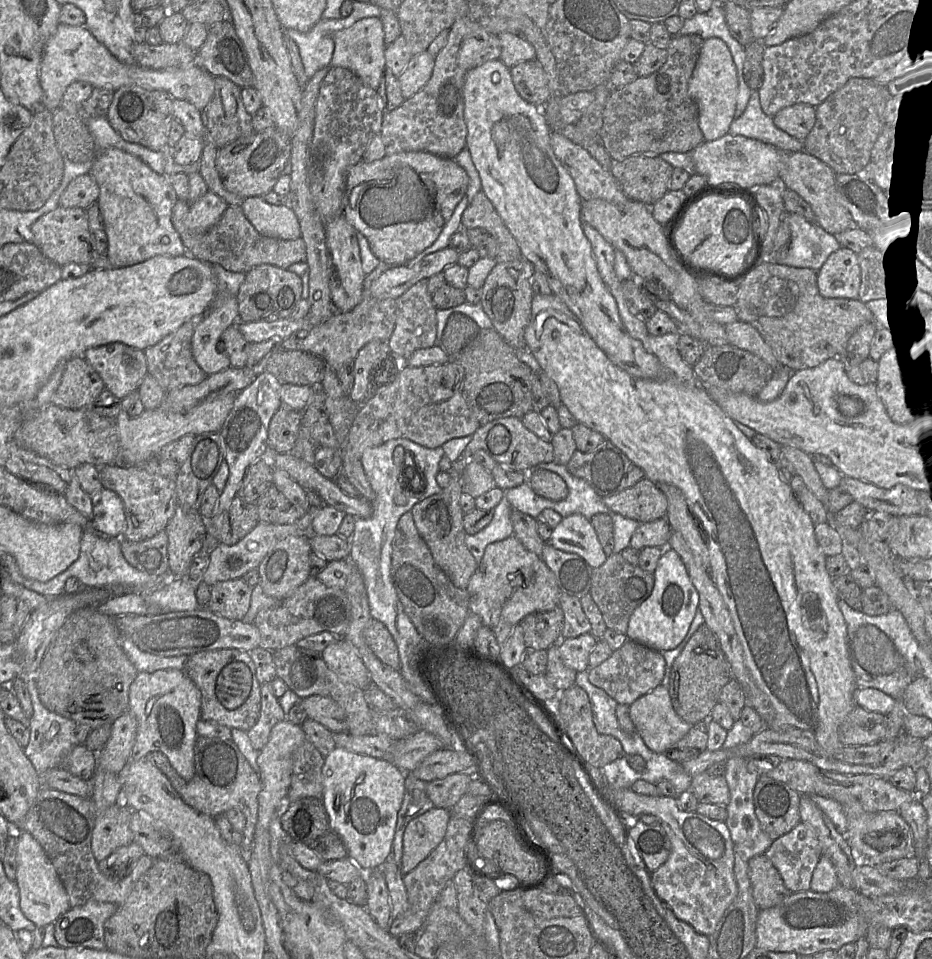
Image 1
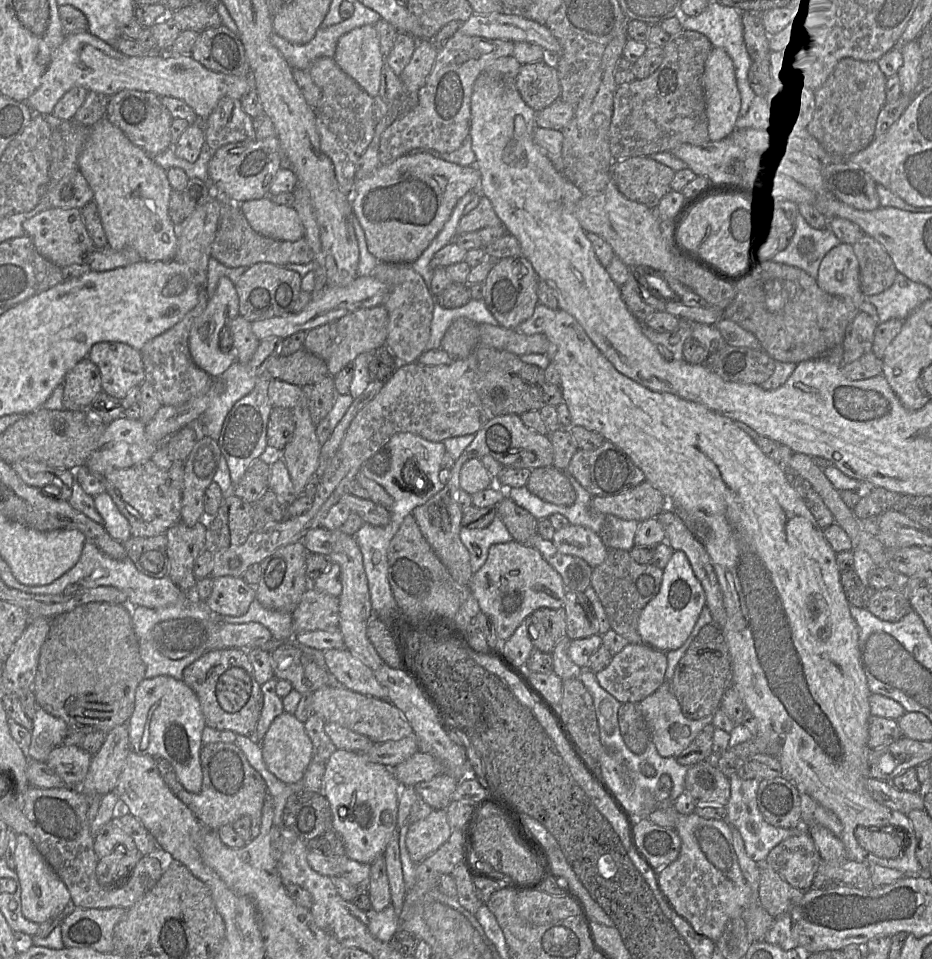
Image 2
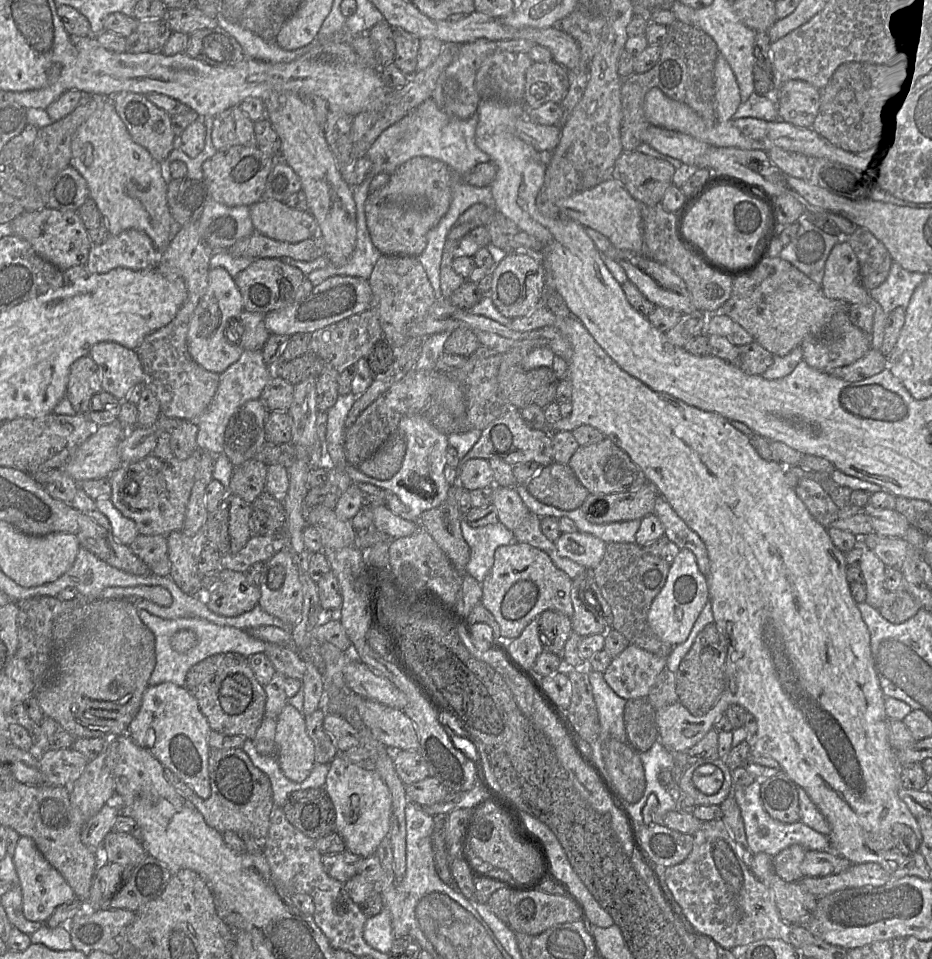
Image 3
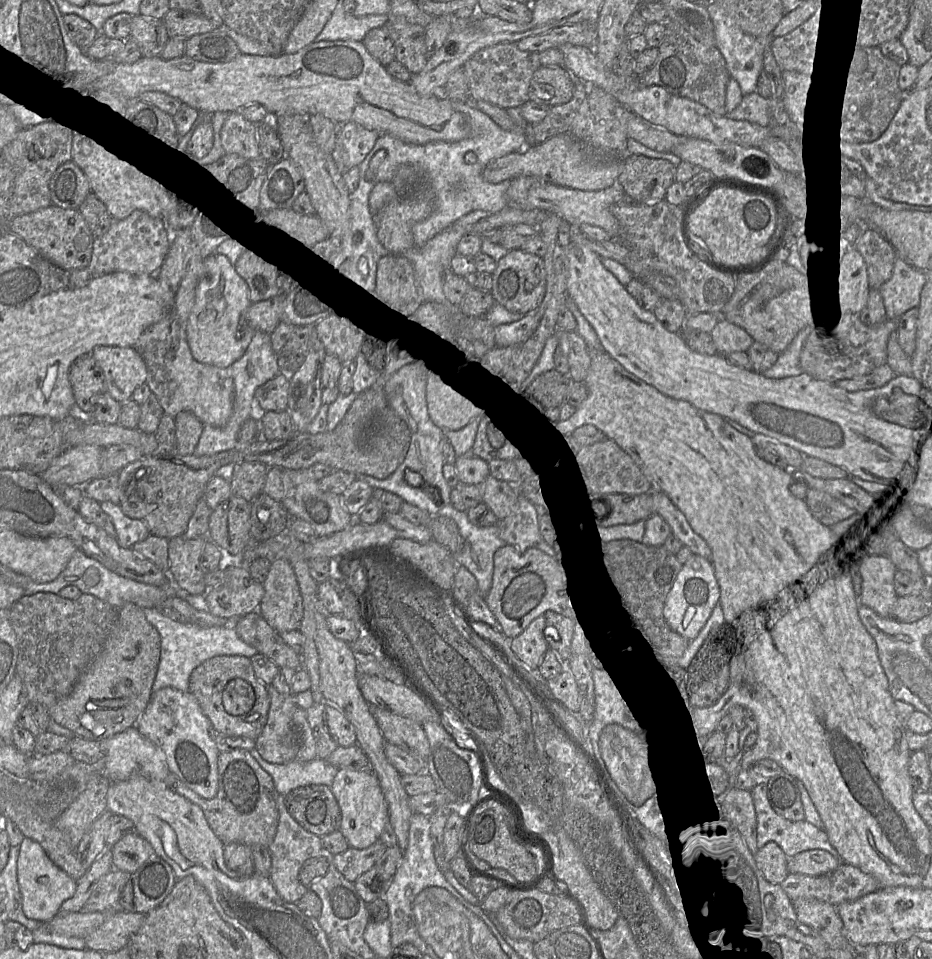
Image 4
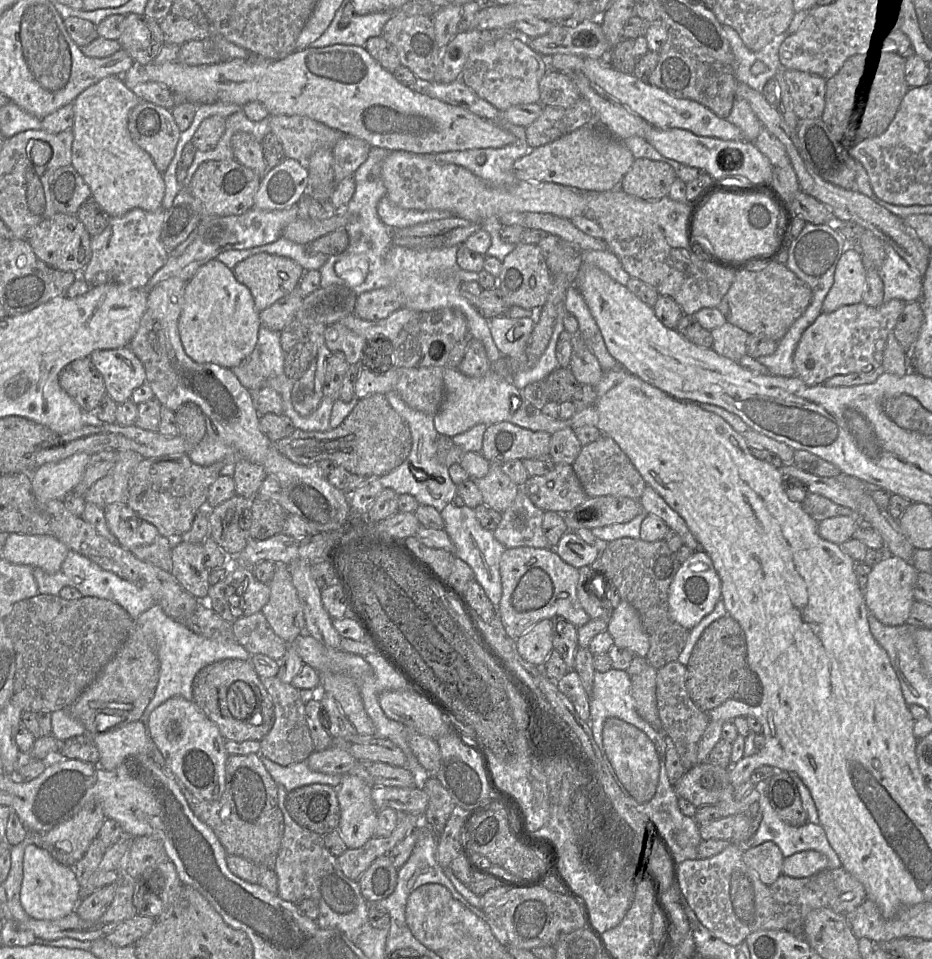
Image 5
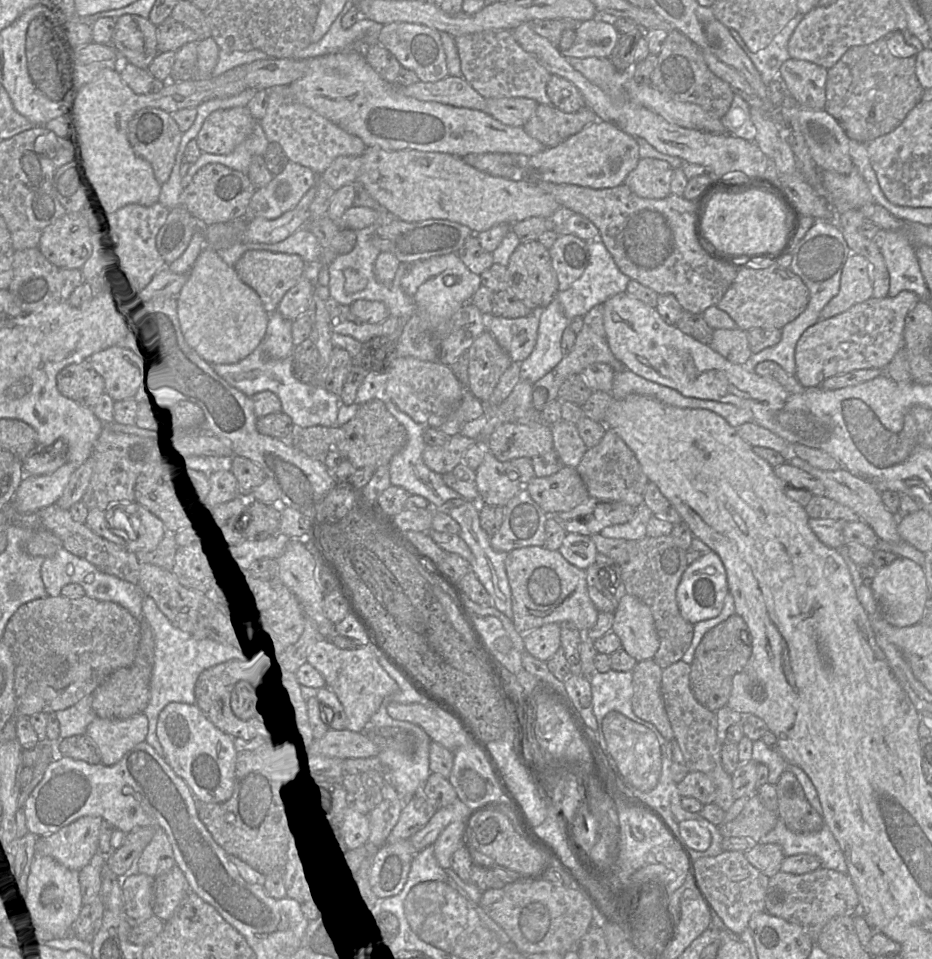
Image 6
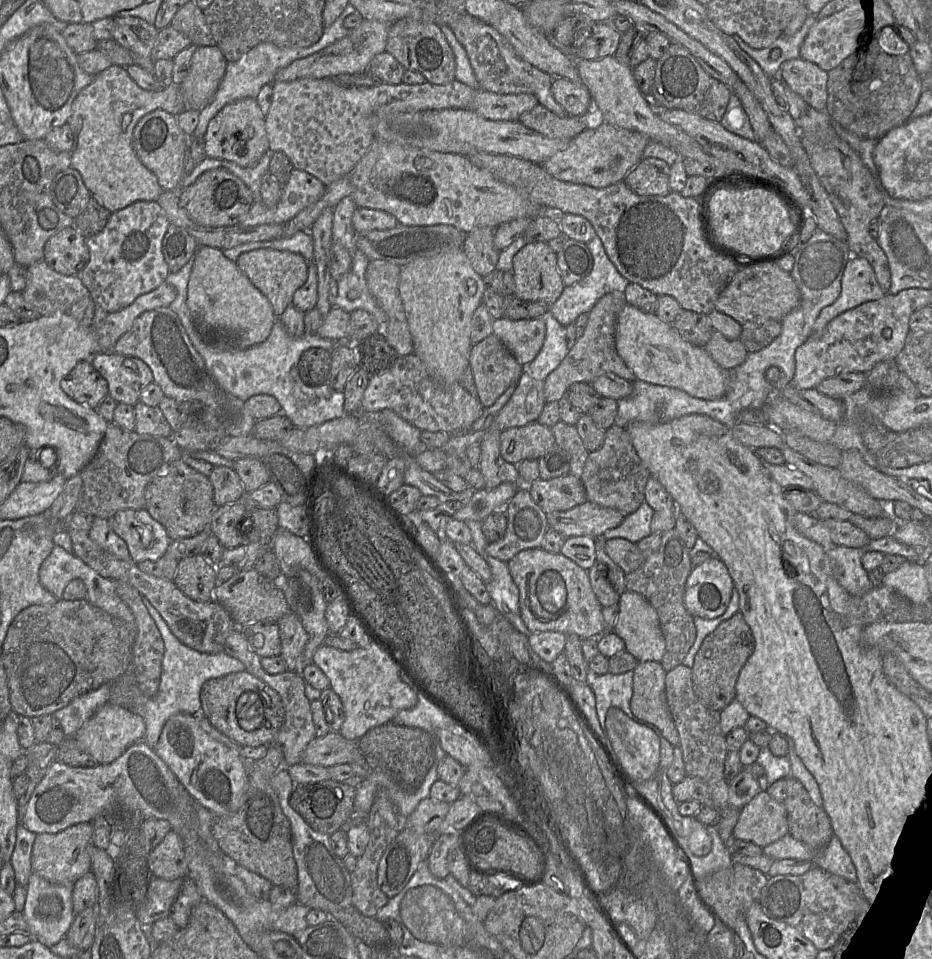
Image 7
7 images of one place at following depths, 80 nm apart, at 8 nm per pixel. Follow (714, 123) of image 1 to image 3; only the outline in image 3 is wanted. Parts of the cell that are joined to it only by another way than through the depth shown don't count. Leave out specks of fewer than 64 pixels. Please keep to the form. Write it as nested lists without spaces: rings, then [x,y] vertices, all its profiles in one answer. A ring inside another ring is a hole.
[[[719,53],[714,66],[716,121],[733,118],[741,103],[740,89],[727,60]]]

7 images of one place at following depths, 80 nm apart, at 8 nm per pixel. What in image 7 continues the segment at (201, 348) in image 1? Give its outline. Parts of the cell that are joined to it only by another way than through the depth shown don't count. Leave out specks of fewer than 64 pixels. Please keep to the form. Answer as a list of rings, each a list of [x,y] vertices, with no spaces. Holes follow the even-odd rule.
[[[199,246],[194,255],[194,265],[187,287],[186,305],[197,326],[204,324],[220,331],[220,333],[211,336],[209,341],[227,344],[234,342],[234,344],[238,345],[238,348],[248,348],[265,341],[278,319],[268,299],[240,271],[236,262],[226,258],[220,249],[210,246]]]

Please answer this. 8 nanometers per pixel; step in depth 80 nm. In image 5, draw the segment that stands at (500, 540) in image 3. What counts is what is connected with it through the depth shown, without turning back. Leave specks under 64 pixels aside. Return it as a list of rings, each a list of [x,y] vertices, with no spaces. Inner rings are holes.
[[[449,503],[440,513],[444,520],[444,530],[453,543],[454,557],[461,559],[471,567],[475,574],[475,580],[481,585],[493,606],[497,607],[502,595],[500,558],[506,548],[495,539],[492,531],[481,526],[474,509],[466,505],[456,507]]]

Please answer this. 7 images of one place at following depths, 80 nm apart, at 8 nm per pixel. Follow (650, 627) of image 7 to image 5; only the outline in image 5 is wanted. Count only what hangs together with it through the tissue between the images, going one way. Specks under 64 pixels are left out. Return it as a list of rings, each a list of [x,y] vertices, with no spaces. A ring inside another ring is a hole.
[[[621,601],[608,619],[606,631],[612,636],[614,644],[630,650],[634,656],[646,657],[649,650],[649,638],[643,629],[636,609],[626,601]]]

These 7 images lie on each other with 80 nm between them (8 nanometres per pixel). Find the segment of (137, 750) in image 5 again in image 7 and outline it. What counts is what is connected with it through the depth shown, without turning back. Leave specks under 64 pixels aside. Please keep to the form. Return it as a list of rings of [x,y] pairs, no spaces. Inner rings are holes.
[[[111,703],[100,707],[75,734],[75,739],[98,764],[108,764],[120,757],[135,742],[144,740],[145,721],[140,713]]]

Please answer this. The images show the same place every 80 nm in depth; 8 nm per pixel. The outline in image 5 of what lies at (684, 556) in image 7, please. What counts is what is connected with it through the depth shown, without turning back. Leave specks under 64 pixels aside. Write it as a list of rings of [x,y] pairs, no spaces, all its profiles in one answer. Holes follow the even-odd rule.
[[[624,537],[608,542],[599,558],[587,565],[597,566],[598,577],[602,578],[602,582],[608,586],[613,584],[621,600],[628,602],[638,612],[649,638],[650,646],[646,659],[648,664],[656,669],[677,661],[690,633],[690,630],[670,617],[668,609],[668,589],[680,564],[676,552],[669,549],[665,540],[647,542]]]

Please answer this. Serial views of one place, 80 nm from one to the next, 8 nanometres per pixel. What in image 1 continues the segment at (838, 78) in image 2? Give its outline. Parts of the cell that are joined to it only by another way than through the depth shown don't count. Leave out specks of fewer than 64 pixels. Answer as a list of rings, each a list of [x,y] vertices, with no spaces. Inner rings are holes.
[[[850,78],[815,107],[815,124],[803,140],[803,151],[825,163],[835,174],[864,172],[881,132],[883,113],[890,97],[892,96],[885,86],[876,83],[872,78]]]

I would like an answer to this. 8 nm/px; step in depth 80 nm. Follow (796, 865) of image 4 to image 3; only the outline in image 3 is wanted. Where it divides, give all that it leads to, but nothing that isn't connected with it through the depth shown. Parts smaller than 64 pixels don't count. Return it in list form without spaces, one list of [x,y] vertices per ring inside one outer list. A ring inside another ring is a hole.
[[[808,850],[800,865],[804,877],[825,877],[839,874],[852,864],[834,851],[821,852]]]

